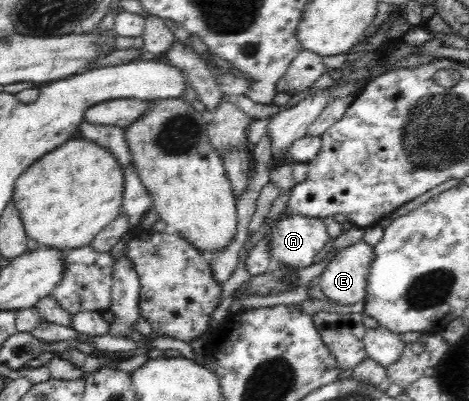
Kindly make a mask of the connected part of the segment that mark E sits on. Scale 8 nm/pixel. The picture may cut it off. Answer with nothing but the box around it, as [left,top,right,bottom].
[318,240,372,305]

